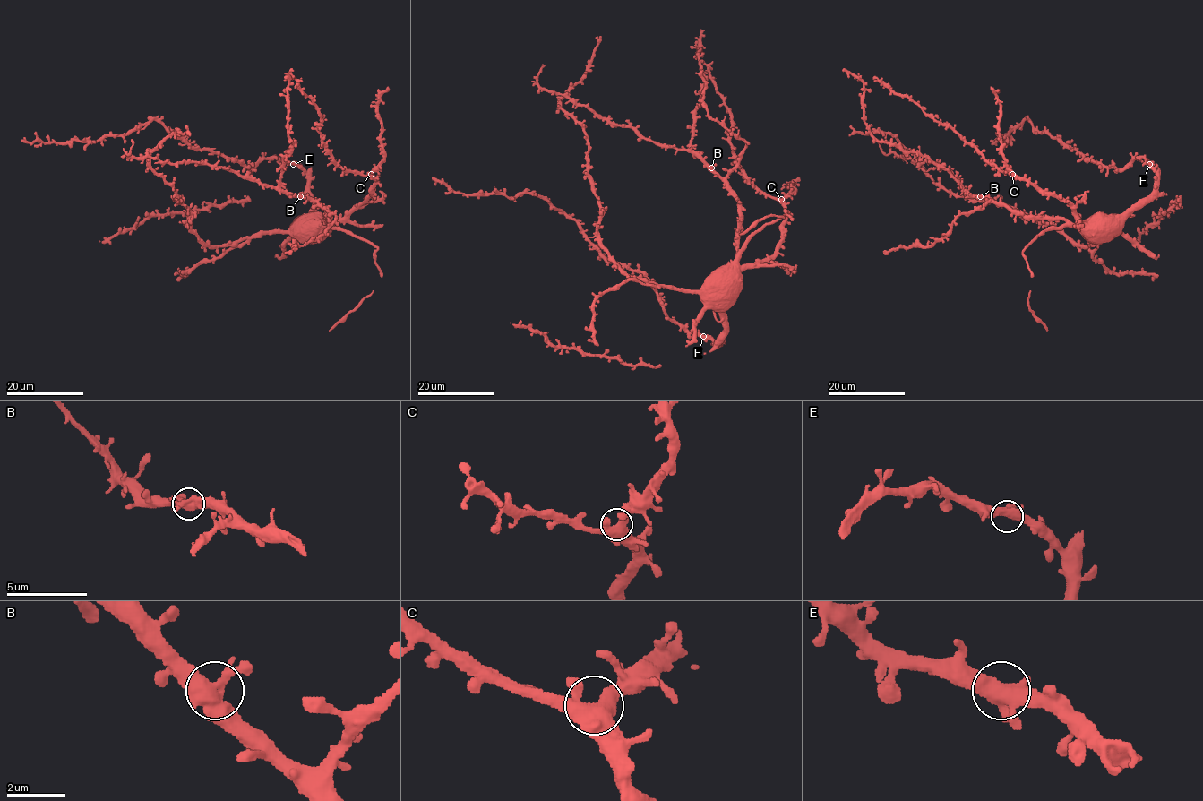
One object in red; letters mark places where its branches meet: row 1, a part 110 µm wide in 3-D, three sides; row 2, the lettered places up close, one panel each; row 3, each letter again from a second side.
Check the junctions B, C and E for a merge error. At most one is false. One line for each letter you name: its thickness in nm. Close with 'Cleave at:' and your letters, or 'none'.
Cleave at: none

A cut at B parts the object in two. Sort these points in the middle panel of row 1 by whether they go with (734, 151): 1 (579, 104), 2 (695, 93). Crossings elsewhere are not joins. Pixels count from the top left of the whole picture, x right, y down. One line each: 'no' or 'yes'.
1: no
2: no

